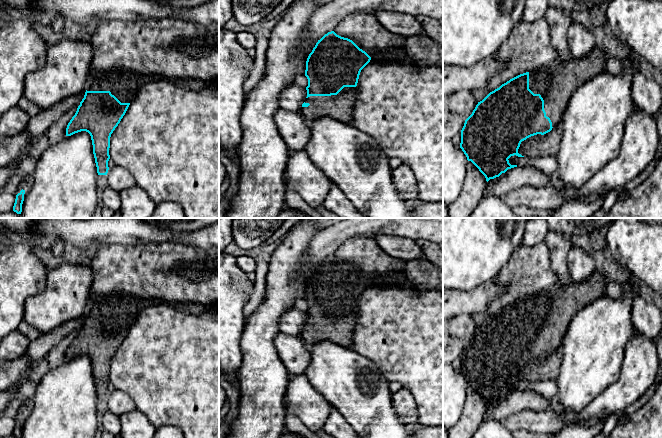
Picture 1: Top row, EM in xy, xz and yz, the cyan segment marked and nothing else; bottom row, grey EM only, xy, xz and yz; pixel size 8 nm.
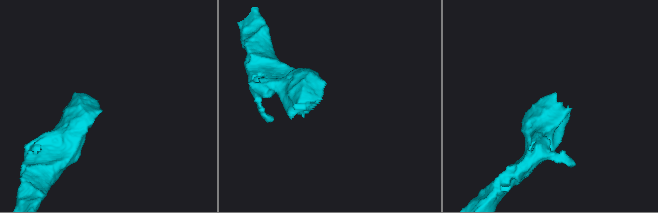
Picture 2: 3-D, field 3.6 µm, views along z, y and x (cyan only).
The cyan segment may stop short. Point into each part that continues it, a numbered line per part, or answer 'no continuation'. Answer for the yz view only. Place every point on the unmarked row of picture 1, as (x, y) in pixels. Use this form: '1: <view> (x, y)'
1: yz (556, 307)

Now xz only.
1: xz (340, 331)

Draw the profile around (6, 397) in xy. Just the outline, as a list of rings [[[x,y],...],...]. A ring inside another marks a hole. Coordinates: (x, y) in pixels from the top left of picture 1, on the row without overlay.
[[[32,364],[26,373],[22,376],[18,383],[12,386],[7,391],[0,392],[0,416],[4,415],[4,410],[8,407],[8,405],[14,400],[14,395],[20,390],[21,386],[24,383],[29,381],[30,374],[34,368],[34,364]]]

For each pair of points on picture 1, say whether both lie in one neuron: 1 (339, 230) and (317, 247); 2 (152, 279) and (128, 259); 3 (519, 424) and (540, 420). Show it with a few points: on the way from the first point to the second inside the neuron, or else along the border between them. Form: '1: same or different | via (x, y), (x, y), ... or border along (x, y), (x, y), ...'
1: same | via (334, 235), (322, 245)
2: same | via (146, 273), (134, 265)
3: same | via (524, 421), (535, 421)

